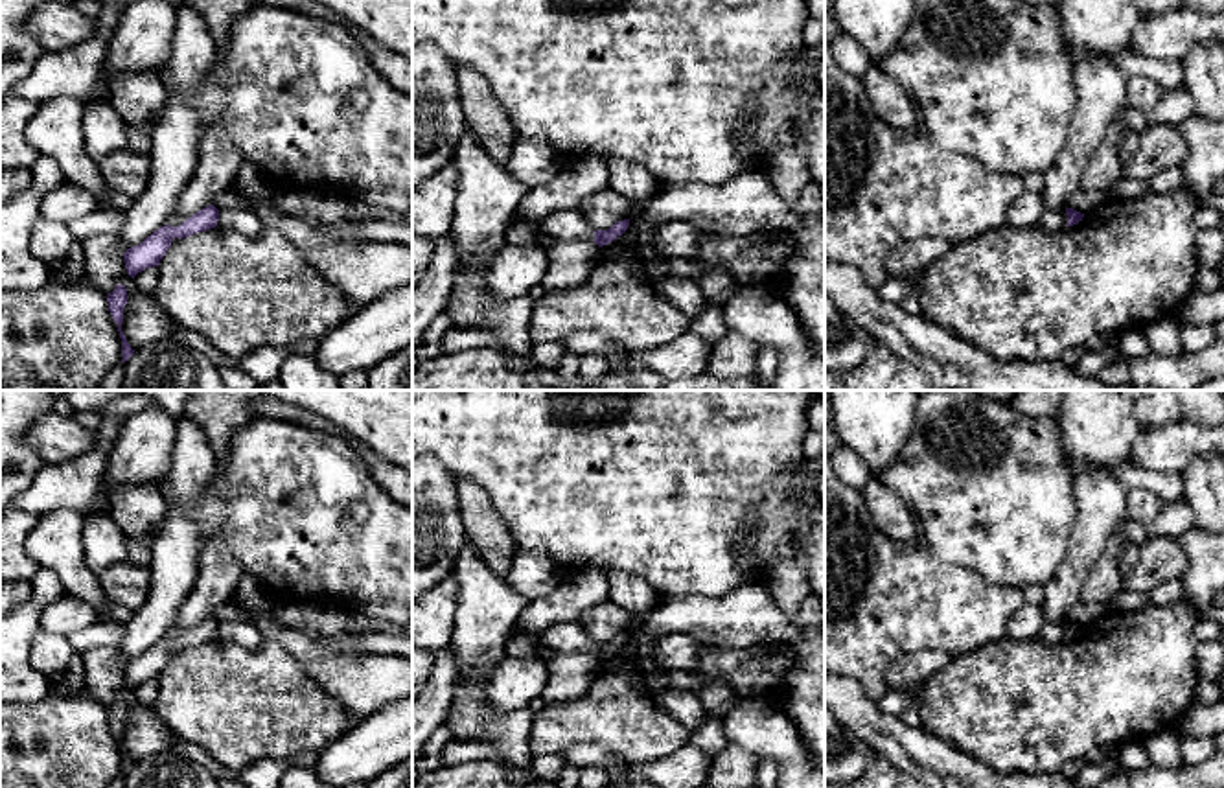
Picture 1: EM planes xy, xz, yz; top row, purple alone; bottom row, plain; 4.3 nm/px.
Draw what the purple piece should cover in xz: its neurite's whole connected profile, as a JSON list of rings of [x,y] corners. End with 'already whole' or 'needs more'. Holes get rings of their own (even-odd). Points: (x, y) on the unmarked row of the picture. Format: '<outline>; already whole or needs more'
[[[624,632],[624,633],[617,633],[611,641],[607,643],[595,643],[595,655],[598,659],[604,659],[611,654],[615,654],[618,648],[622,648],[629,639],[629,632]]]; already whole

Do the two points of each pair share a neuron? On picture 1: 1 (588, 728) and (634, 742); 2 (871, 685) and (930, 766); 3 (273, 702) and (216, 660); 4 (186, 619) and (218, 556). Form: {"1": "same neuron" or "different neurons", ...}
{"1": "same neuron", "2": "different neurons", "3": "same neuron", "4": "same neuron"}

